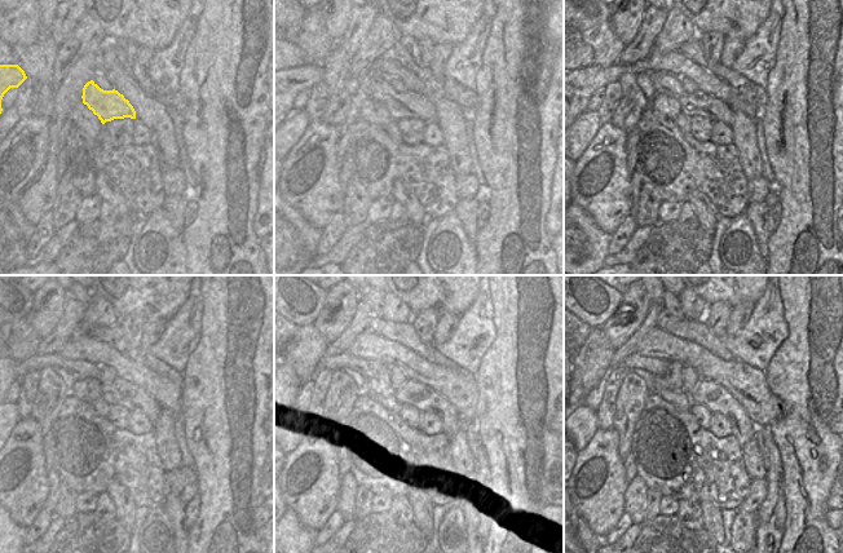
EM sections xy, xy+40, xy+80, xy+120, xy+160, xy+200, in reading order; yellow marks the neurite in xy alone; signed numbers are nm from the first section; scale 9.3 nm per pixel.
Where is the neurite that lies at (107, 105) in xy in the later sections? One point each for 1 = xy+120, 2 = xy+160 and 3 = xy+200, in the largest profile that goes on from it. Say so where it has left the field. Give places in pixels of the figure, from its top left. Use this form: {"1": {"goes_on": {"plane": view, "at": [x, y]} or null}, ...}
{"1": {"goes_on": {"plane": "xy+120", "at": [10, 370]}}, "2": {"goes_on": {"plane": "xy+160", "at": [411, 392]}}, "3": {"goes_on": {"plane": "xy+200", "at": [709, 393]}}}

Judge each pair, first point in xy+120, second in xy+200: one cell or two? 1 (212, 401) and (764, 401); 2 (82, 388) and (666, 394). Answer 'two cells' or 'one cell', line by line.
1: two cells
2: two cells

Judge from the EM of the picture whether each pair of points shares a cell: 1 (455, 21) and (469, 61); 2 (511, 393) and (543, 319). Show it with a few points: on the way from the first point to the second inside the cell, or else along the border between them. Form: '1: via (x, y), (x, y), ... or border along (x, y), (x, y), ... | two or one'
1: border along (481, 16), (468, 34), (454, 45) | two
2: via (521, 375), (543, 348), (543, 337) | one

